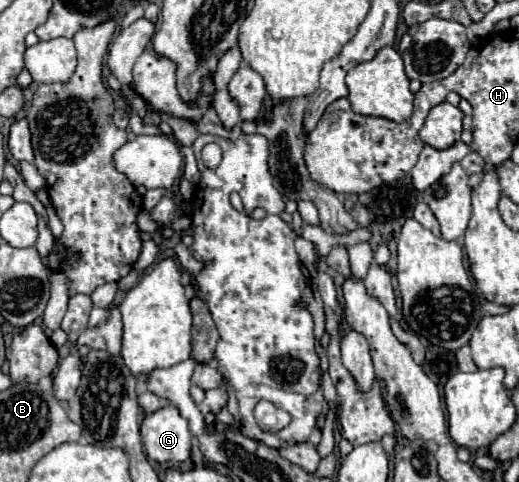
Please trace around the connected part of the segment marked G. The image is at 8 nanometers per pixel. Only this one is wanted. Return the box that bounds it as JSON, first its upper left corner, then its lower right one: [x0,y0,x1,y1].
[142,406,192,462]

